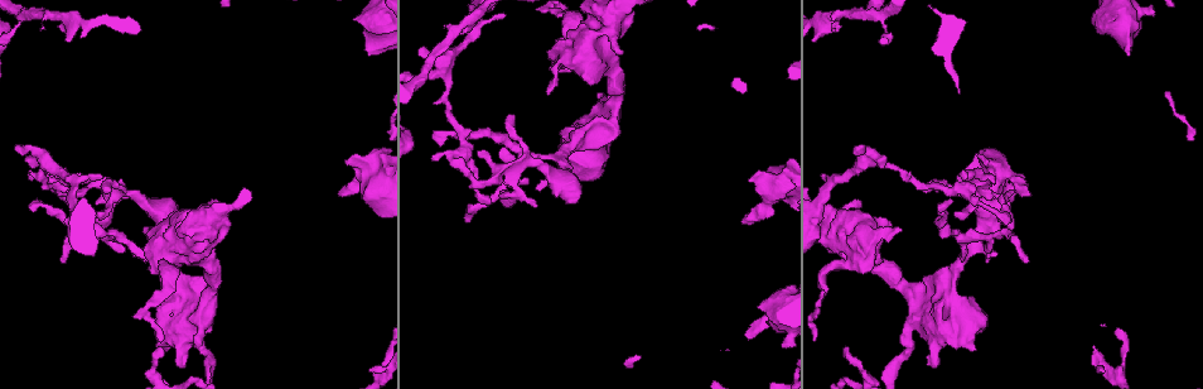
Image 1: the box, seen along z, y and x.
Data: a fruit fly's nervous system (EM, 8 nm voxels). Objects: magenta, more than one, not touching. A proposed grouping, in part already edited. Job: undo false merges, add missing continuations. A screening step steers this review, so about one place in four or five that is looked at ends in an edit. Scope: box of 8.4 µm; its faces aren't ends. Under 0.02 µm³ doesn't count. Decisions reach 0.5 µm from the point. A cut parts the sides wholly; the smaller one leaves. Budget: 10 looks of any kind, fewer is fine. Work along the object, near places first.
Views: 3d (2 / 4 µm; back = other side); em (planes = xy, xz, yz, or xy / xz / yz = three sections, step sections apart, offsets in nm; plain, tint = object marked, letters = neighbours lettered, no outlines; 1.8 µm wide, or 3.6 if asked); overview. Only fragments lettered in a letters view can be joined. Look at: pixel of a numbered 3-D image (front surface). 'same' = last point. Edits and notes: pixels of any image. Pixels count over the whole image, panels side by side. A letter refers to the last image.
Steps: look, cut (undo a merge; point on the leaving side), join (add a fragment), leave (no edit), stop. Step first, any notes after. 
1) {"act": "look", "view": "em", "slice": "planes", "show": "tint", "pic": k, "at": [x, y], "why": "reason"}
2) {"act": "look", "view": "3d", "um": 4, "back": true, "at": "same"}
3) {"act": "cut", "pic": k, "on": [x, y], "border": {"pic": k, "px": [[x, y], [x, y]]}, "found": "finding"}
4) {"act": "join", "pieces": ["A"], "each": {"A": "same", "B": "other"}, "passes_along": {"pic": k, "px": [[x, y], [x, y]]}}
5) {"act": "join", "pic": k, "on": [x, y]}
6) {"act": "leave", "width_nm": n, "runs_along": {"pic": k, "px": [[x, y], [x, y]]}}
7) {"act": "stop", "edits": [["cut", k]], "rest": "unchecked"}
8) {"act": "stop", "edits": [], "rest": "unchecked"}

{"act": "look", "view": "em", "um": 3.6, "slice": "planes", "show": "letters", "pic": 1, "at": [199, 326], "why": "abrupt turn"}

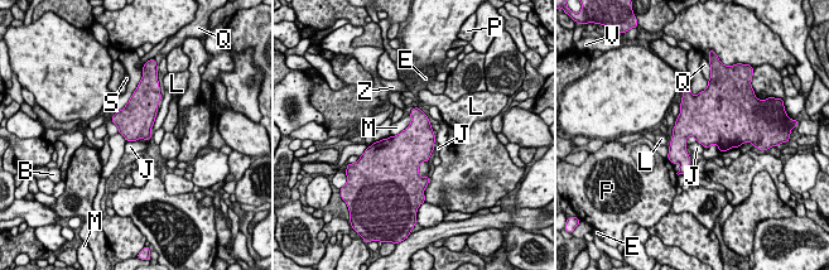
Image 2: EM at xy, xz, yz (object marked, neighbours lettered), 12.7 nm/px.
{"act": "leave", "each": {"B": "other", "E": "other", "J": "other", "L": "other", "M": "other", "P": "other", "Q": "other", "S": "other", "V": "other", "Z": "other"}, "border": {"pic": 2, "px": [[410, 115], [410, 123], [390, 136]]}, "found": "one neuron here"}

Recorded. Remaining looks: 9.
{"act": "look", "view": "3d", "um": 4, "pic": 1, "at": [1127, 56], "why": "an open end"}

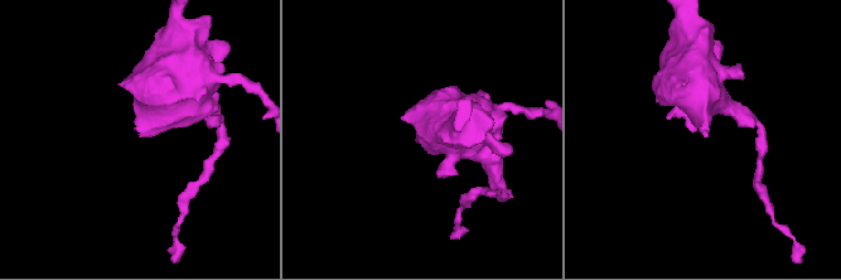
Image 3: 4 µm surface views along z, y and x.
{"act": "look", "view": "em", "slice": "xz", "step": 16, "show": "tint", "pic": 3, "at": [142, 134], "why": "now the EM"}

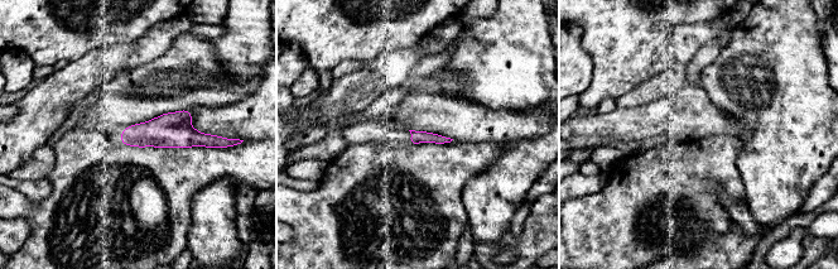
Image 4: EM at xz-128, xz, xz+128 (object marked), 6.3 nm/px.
{"act": "look", "view": "em", "slice": "planes", "show": "letters", "at": "same", "why": "another direction"}

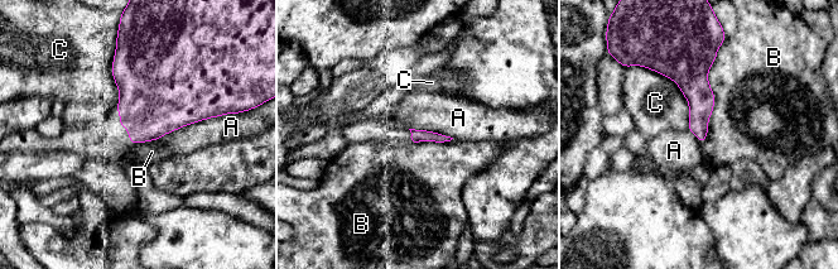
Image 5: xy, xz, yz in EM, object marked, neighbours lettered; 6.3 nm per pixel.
{"act": "leave", "longest_contact_nm": ["B", 500], "each": {"A": "other", "B": "other", "C": "other"}, "border": {"pic": 5, "px": [[221, 115], [183, 125], [155, 140]]}, "found": "no lettered fragment goes on from it"}

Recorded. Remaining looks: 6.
{"act": "look", "view": "em", "slice": "xy", "step": 4, "show": "letters", "pic": 1, "at": [341, 196], "why": "branch stops here"}

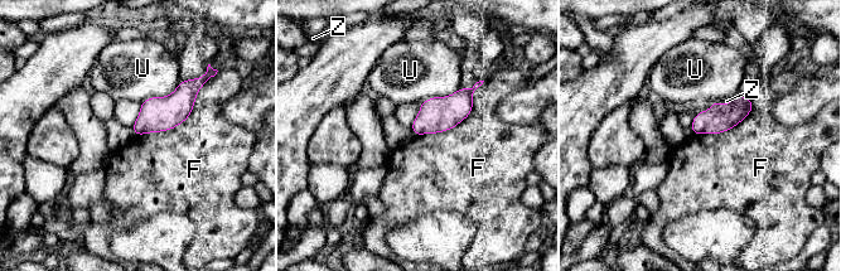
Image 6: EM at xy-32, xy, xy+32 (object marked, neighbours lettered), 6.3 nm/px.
{"act": "look", "view": "em", "slice": "planes", "show": "letters", "at": "same", "why": "another direction"}

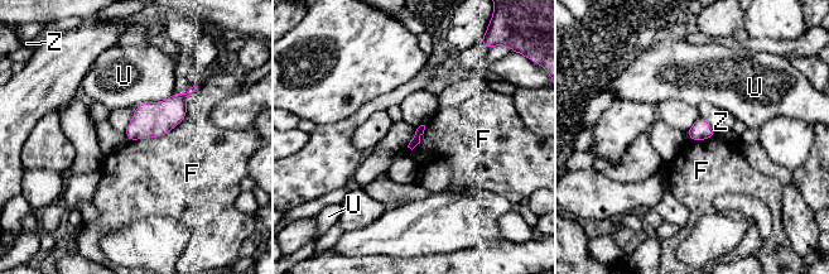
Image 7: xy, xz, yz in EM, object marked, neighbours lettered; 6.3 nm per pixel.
{"act": "leave", "each": {"F": "other", "U": "other", "Z": "other"}, "border": {"pic": 7, "px": [[198, 86], [178, 124], [129, 142]]}, "found": "no lettered fragment goes on from it"}

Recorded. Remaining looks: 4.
{"act": "look", "view": "em", "slice": "planes", "show": "plain", "pic": 1, "at": [827, 217], "why": "thin arm on a thick one"}

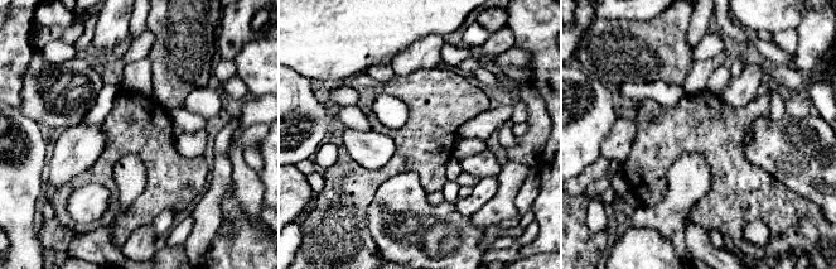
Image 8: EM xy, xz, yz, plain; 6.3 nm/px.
{"act": "look", "view": "em", "slice": "planes", "show": "tint", "at": "same", "why": "with the object marked"}

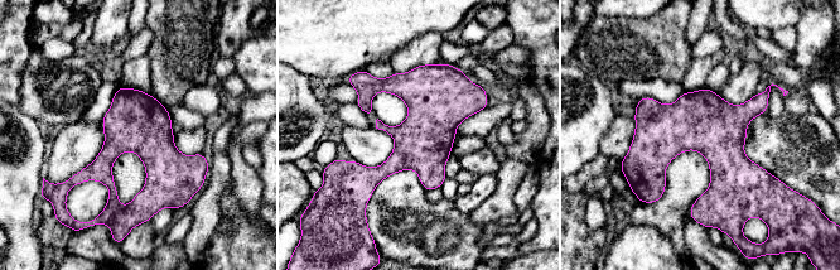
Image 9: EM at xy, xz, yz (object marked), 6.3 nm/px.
{"act": "look", "view": "em", "slice": "planes", "show": "letters", "at": "same"}

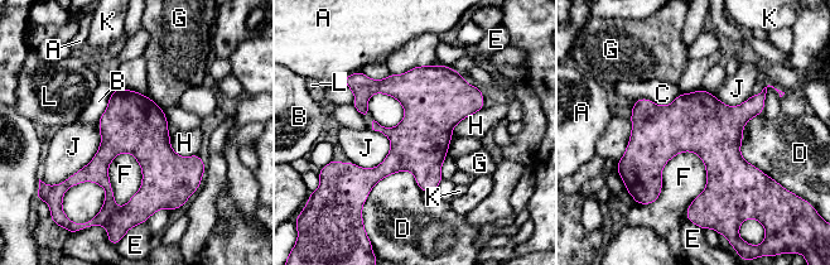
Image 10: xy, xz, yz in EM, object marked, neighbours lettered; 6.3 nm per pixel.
{"act": "leave", "width_nm": 360, "longest_contact_nm": ["F", 460], "each": {"A": "other", "B": "other", "C": "other", "D": "other", "E": "other", "F": "other", "G": "other", "H": "other", "J": "other", "K": "other", "L": "other"}, "found": "all the same neuron"}

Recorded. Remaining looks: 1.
{"act": "stop", "edits": [], "rest": "unchecked"}

